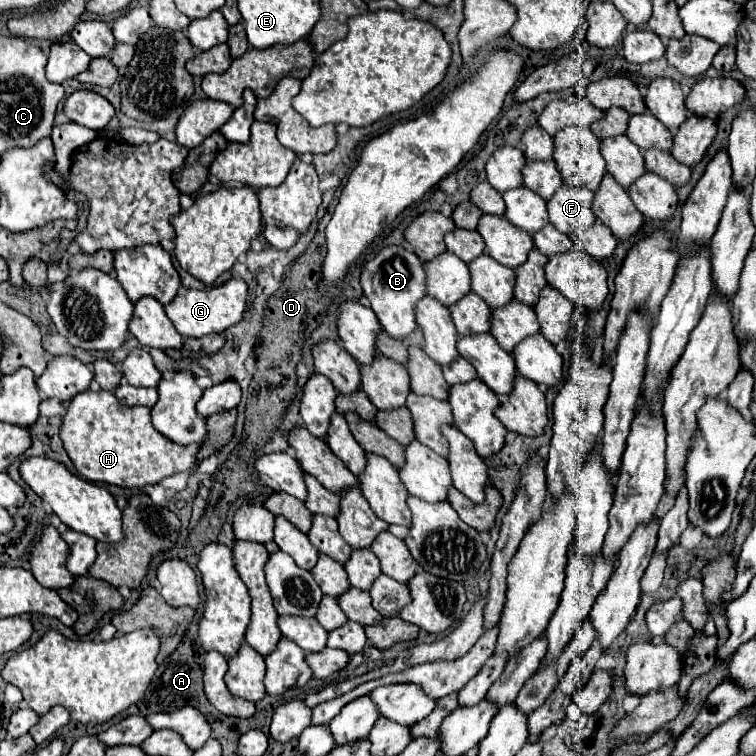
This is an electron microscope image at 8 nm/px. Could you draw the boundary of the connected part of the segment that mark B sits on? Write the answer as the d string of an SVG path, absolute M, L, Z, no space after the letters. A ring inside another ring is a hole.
M384 246L372 260L362 264L360 286L364 296L370 300L370 308L376 312L378 322L392 338L404 338L412 330L416 330L414 306L420 298L426 296L426 274L422 262L416 254L404 250L402 246Z

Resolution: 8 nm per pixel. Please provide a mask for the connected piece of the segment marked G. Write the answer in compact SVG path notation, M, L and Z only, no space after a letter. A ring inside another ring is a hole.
M230 278L228 282L212 286L208 290L188 290L182 286L174 296L174 300L164 306L164 310L166 316L172 320L174 328L184 338L202 338L208 334L220 334L228 326L240 322L246 308L246 296L248 296L248 286L242 278Z

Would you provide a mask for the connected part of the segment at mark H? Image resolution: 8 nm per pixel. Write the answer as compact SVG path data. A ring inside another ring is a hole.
M86 390L70 400L62 418L60 438L80 476L90 482L106 482L122 488L144 488L166 476L184 472L196 462L194 456L198 452L198 444L178 446L162 438L154 430L146 406L122 406L112 392L104 390Z

